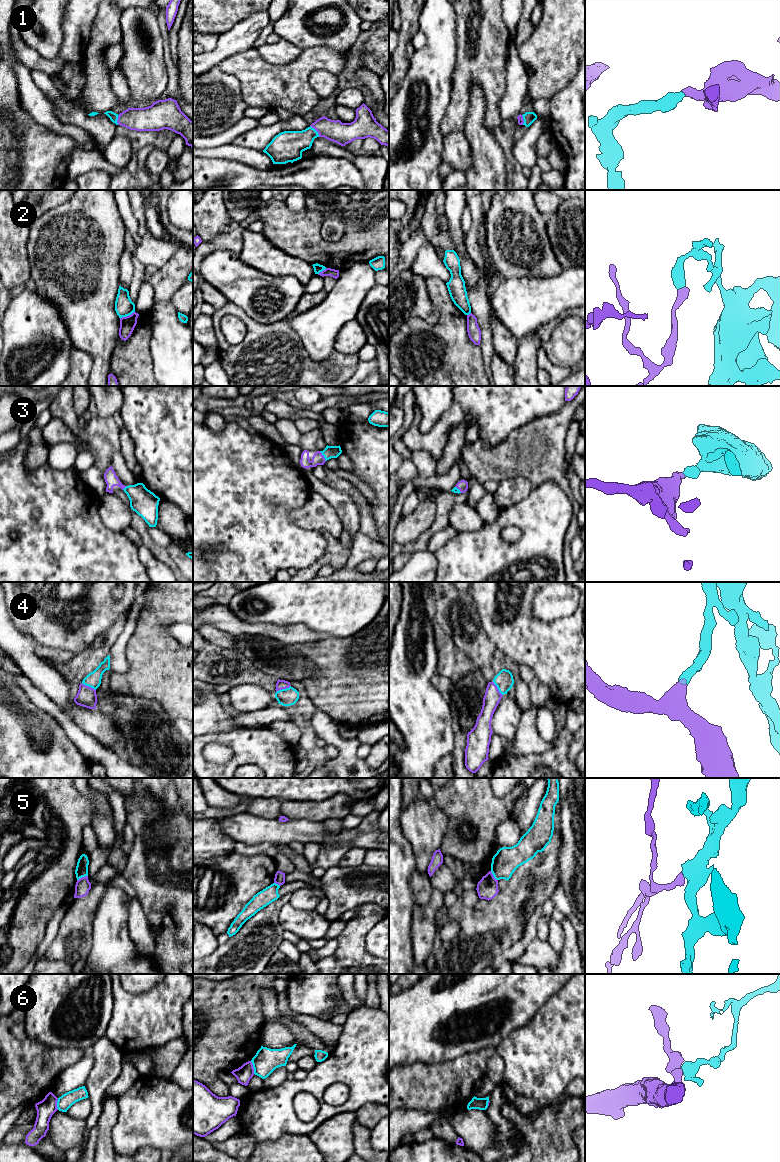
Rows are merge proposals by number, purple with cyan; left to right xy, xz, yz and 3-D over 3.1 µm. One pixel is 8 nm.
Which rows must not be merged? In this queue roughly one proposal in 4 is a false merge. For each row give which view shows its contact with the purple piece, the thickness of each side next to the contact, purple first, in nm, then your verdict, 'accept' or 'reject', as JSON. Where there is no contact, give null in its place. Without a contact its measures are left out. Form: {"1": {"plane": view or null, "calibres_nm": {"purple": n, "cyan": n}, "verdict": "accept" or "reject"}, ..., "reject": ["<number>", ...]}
{"1": {"plane": "xz", "calibres_nm": {"purple": 180, "cyan": 240}, "verdict": "accept"}, "2": {"plane": "xy", "calibres_nm": {"purple": 130, "cyan": 150}, "verdict": "reject"}, "3": {"plane": "xz", "calibres_nm": {"purple": 100, "cyan": 100}, "verdict": "accept"}, "4": {"plane": "xz", "calibres_nm": {"purple": 80, "cyan": 140}, "verdict": "accept"}, "5": {"plane": "xy", "calibres_nm": {"purple": 120, "cyan": 100}, "verdict": "reject"}, "6": {"plane": "xz", "calibres_nm": {"purple": 130, "cyan": 200}, "verdict": "reject"}, "reject": ["2", "5", "6"]}

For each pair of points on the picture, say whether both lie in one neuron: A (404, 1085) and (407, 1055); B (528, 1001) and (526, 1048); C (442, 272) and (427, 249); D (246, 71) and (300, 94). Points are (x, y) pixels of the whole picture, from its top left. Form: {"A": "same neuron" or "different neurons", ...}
{"A": "different neurons", "B": "different neurons", "C": "same neuron", "D": "same neuron"}

